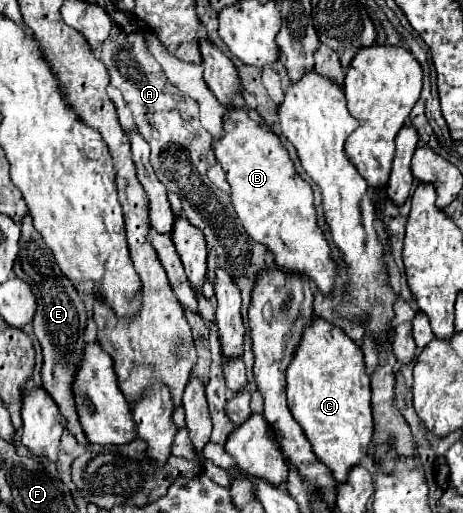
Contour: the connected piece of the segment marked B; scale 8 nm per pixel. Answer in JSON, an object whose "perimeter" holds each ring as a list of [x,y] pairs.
{"perimeter":[[[246,109],[226,111],[224,131],[224,137],[214,143],[214,153],[228,177],[232,205],[246,233],[272,251],[278,267],[306,275],[324,295],[330,295],[338,265],[332,259],[324,231],[318,227],[310,183],[296,173],[294,163],[270,127],[252,121]]]}

